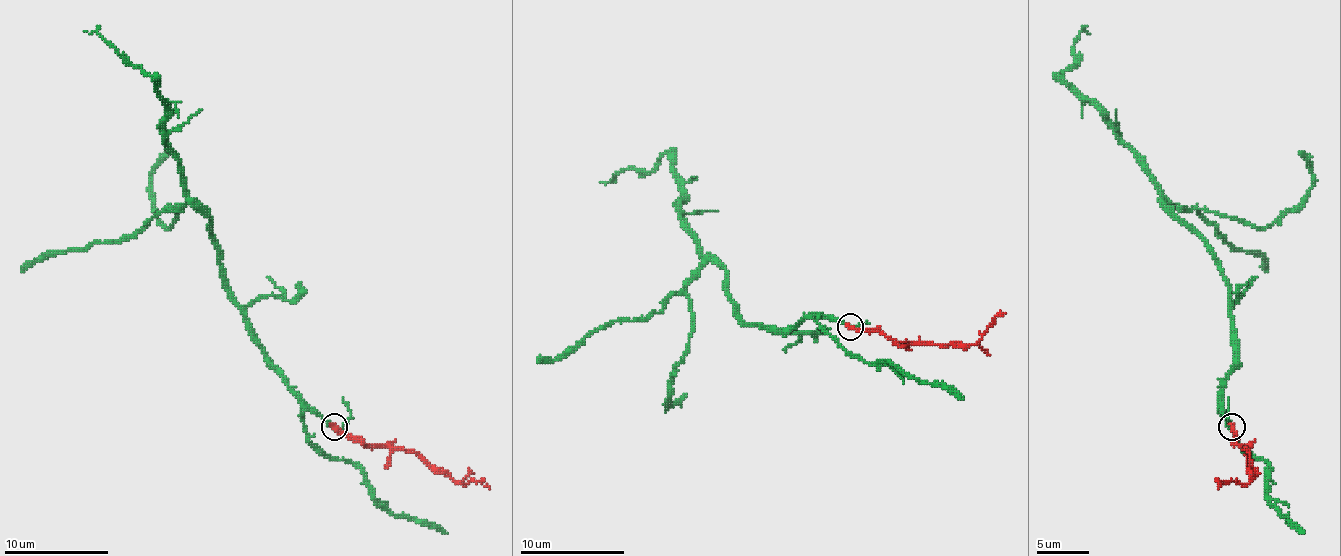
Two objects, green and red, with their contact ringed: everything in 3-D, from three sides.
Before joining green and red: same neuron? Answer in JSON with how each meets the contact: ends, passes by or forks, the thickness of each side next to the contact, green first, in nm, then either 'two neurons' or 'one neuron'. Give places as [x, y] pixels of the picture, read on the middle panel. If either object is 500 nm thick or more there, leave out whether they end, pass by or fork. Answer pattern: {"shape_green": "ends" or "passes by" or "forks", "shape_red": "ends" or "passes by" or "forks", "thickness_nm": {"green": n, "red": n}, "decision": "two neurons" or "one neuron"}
{"shape_green": "passes by", "shape_red": "ends", "thickness_nm": {"green": 200, "red": 400}, "decision": "one neuron"}

